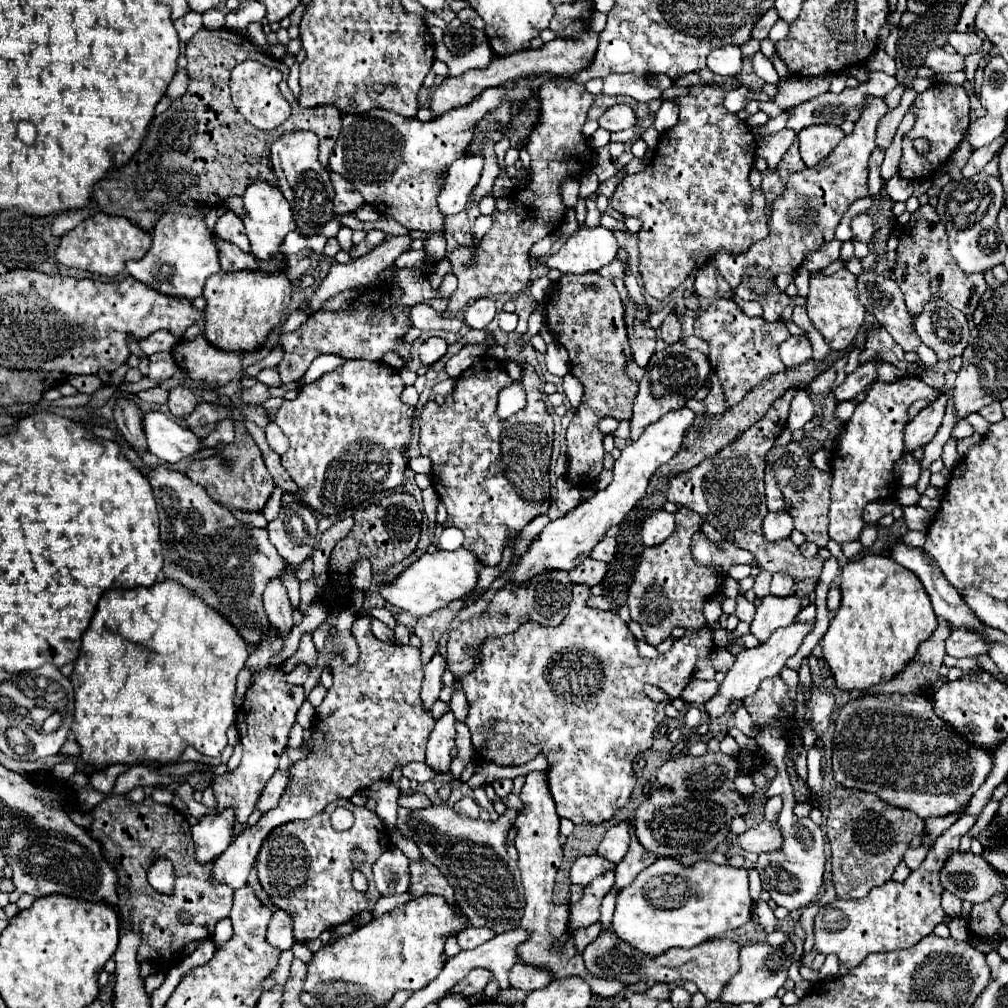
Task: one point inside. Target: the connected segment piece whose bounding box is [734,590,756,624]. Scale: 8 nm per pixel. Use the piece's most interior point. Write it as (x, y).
(745, 610)

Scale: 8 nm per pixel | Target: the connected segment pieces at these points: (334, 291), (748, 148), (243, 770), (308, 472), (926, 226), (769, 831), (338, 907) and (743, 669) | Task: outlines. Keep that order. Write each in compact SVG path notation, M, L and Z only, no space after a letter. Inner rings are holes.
M388 236L384 244L380 244L378 248L374 248L372 252L368 252L366 256L362 256L362 258L350 262L350 264L334 264L334 266L330 268L328 276L326 276L326 278L322 280L322 284L318 286L318 290L312 294L312 298L310 298L310 302L308 302L308 308L302 308L302 312L300 312L300 310L298 310L298 312L292 312L290 318L282 324L280 337L284 332L294 332L296 328L300 328L300 326L310 318L310 314L314 314L314 312L322 306L324 300L334 298L334 296L338 296L340 292L350 290L350 288L356 288L356 286L370 286L370 282L372 282L386 266L394 264L394 260L396 260L400 254L404 254L404 252L410 250L410 244L412 244L412 238L410 238L410 236L396 236L396 238L390 238L390 236Z
M694 84L686 96L674 98L680 122L660 136L650 164L638 174L624 176L614 192L612 206L624 216L636 216L642 220L638 232L640 274L646 292L656 300L664 300L690 276L692 270L706 266L714 252L724 248L742 254L748 252L754 242L768 236L764 192L754 192L748 182L756 158L756 138L744 120L724 108L724 96L726 92L720 86ZM748 202L752 202L752 210L746 210Z
M270 628L268 634L262 634L260 646L254 648L250 658L246 660L248 668L254 668L254 680L248 688L242 706L236 714L236 726L240 732L240 742L244 746L244 756L240 766L234 772L228 772L224 776L214 776L214 796L218 800L216 814L224 812L226 808L234 810L234 836L238 836L242 830L248 828L248 818L256 808L258 796L262 794L262 788L270 780L270 776L278 770L278 760L288 746L288 734L292 724L296 722L296 712L304 702L304 688L302 686L290 686L284 682L284 676L278 668L266 668L270 656L280 652L284 646L284 640L278 638L276 630Z
M346 360L346 364L342 364L342 368L336 368L328 374L324 374L322 378L318 378L316 382L308 384L306 388L302 388L302 392L296 396L296 400L286 400L280 410L274 416L274 422L280 426L280 430L290 438L290 450L282 456L282 466L288 470L288 474L294 478L294 482L298 484L298 492L294 494L298 498L300 504L304 504L306 508L310 508L312 512L316 512L318 516L338 516L350 508L360 506L362 502L366 502L368 498L372 498L374 494L382 492L382 490L392 490L396 486L400 486L404 482L404 470L408 466L408 458L404 456L404 448L410 444L412 440L412 428L414 428L414 406L408 406L400 400L400 394L404 390L404 382L400 380L398 370L382 364L382 362L368 362L368 360Z
M930 204L916 210L912 214L910 224L900 230L900 244L896 252L898 260L892 278L902 288L912 318L916 318L922 312L924 304L930 302L932 298L942 298L950 306L962 308L962 312L968 316L974 312L982 294L988 290L988 284L982 274L966 274L958 268L958 262L950 256L948 250L946 228Z
M780 796L768 798L764 820L756 828L750 828L742 836L738 836L738 846L746 852L756 852L756 854L782 848L782 834L778 828L780 810L782 810L782 798Z
M336 800L324 812L308 820L294 820L276 828L262 844L258 854L258 876L260 884L270 896L272 904L294 918L294 938L308 942L318 938L324 930L350 922L360 912L374 912L374 890L372 890L372 864L388 848L388 830L376 812L354 806L350 800ZM334 808L348 808L354 814L354 826L344 832L336 832L330 824ZM354 850L364 852L360 864L352 862ZM360 870L370 882L368 898L352 888L352 872Z
M794 622L786 628L778 628L768 642L760 644L758 648L744 648L736 654L736 662L734 666L726 672L726 678L720 682L718 686L718 692L704 704L704 712L710 716L710 718L720 718L724 716L728 710L730 710L730 704L734 702L740 702L744 700L746 696L754 694L758 690L758 684L766 678L772 678L772 676L778 676L780 670L784 668L786 660L790 656L796 654L796 650L802 646L804 638L812 632L814 628L814 622L812 624L804 624L804 622Z

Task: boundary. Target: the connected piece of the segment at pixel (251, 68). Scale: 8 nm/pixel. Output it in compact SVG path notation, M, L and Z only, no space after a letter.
M246 60L240 62L234 70L232 70L232 78L230 78L230 90L232 90L232 102L236 106L236 110L248 120L252 122L256 128L260 130L272 130L276 126L280 126L284 120L288 119L292 108L290 104L284 100L284 96L280 94L280 84L282 80L282 72L276 68L268 68L262 66L260 62L254 60Z

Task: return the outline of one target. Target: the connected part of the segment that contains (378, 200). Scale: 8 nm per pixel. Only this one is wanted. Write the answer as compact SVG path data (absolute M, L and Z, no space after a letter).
M548 74L540 78L520 80L506 88L488 88L474 102L462 108L454 108L436 120L420 122L418 118L404 118L388 110L370 110L366 114L344 114L342 132L336 140L330 156L330 170L340 172L342 178L350 180L364 200L372 204L382 216L394 218L408 230L424 230L428 234L424 252L432 262L446 258L446 240L438 232L444 226L444 216L438 210L436 198L442 190L438 176L442 168L454 160L466 156L470 132L474 132L480 118L494 110L498 102L520 102L530 96L530 86L540 86L550 80Z

